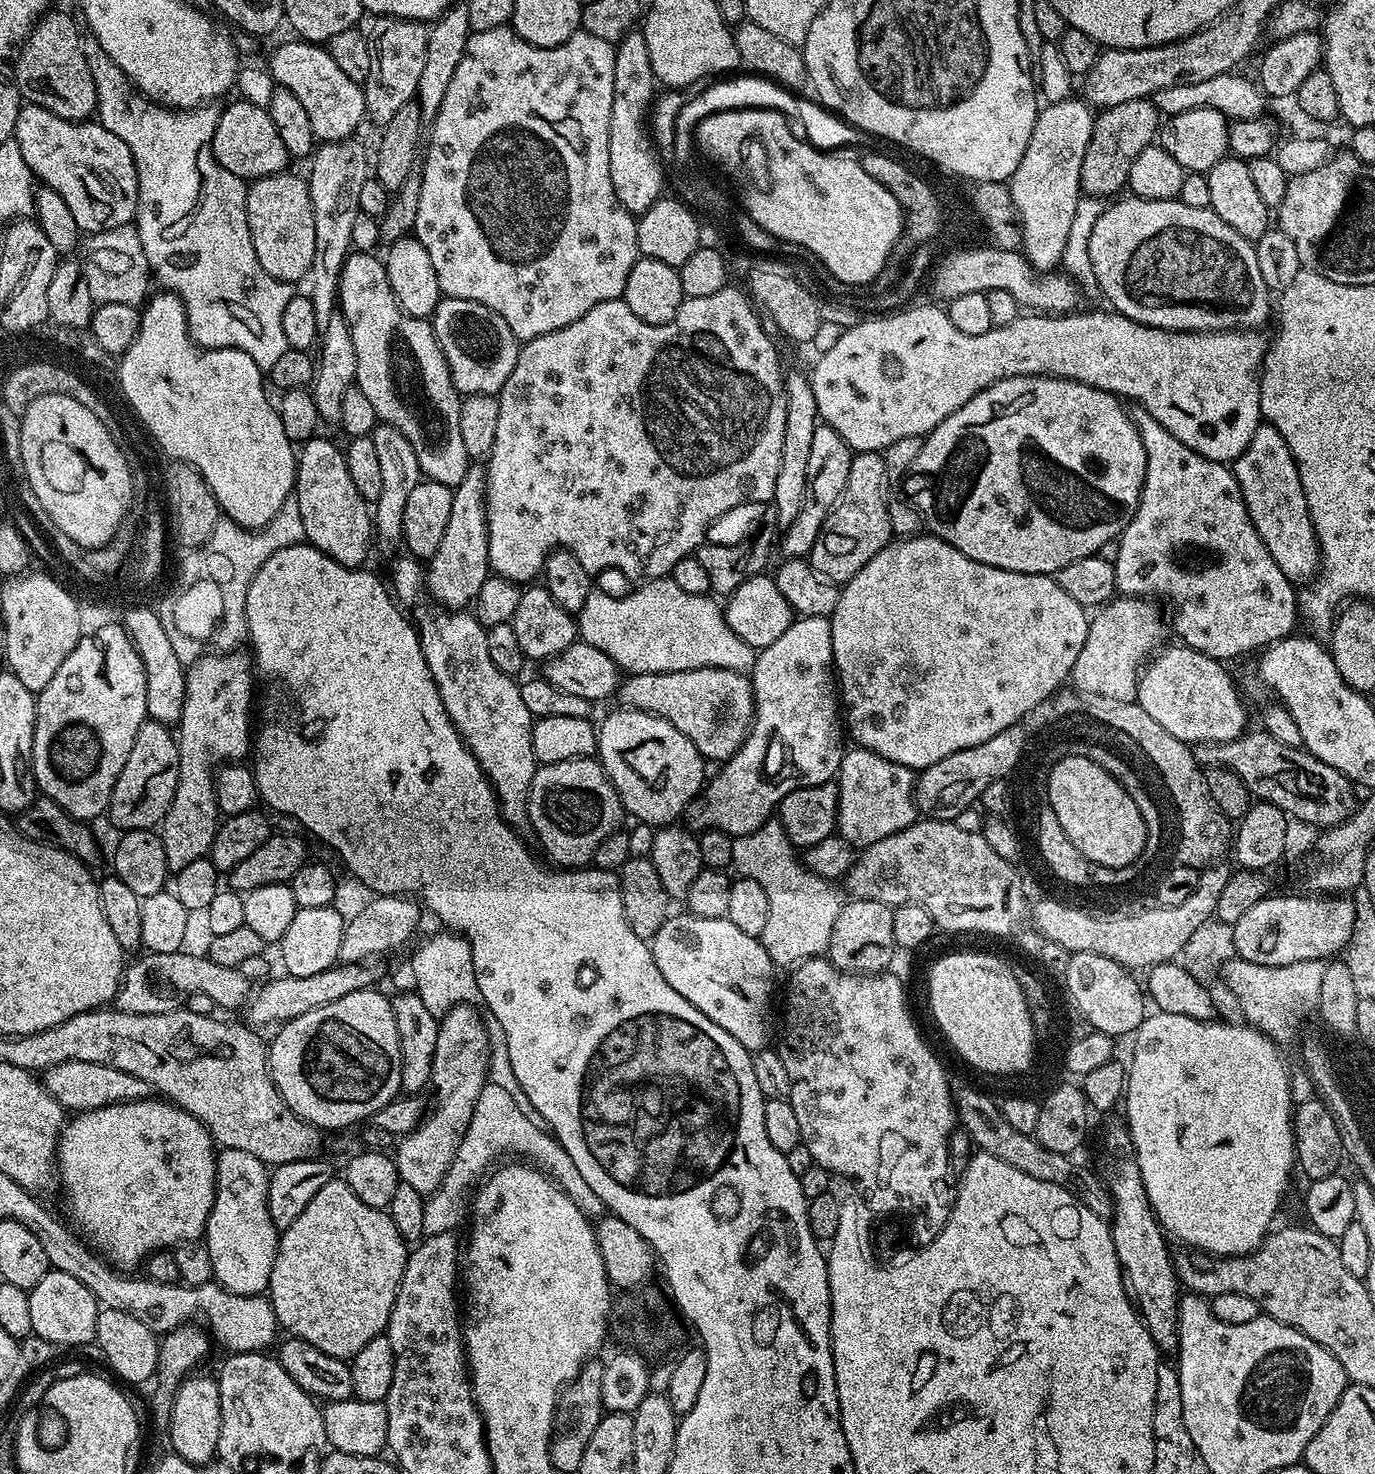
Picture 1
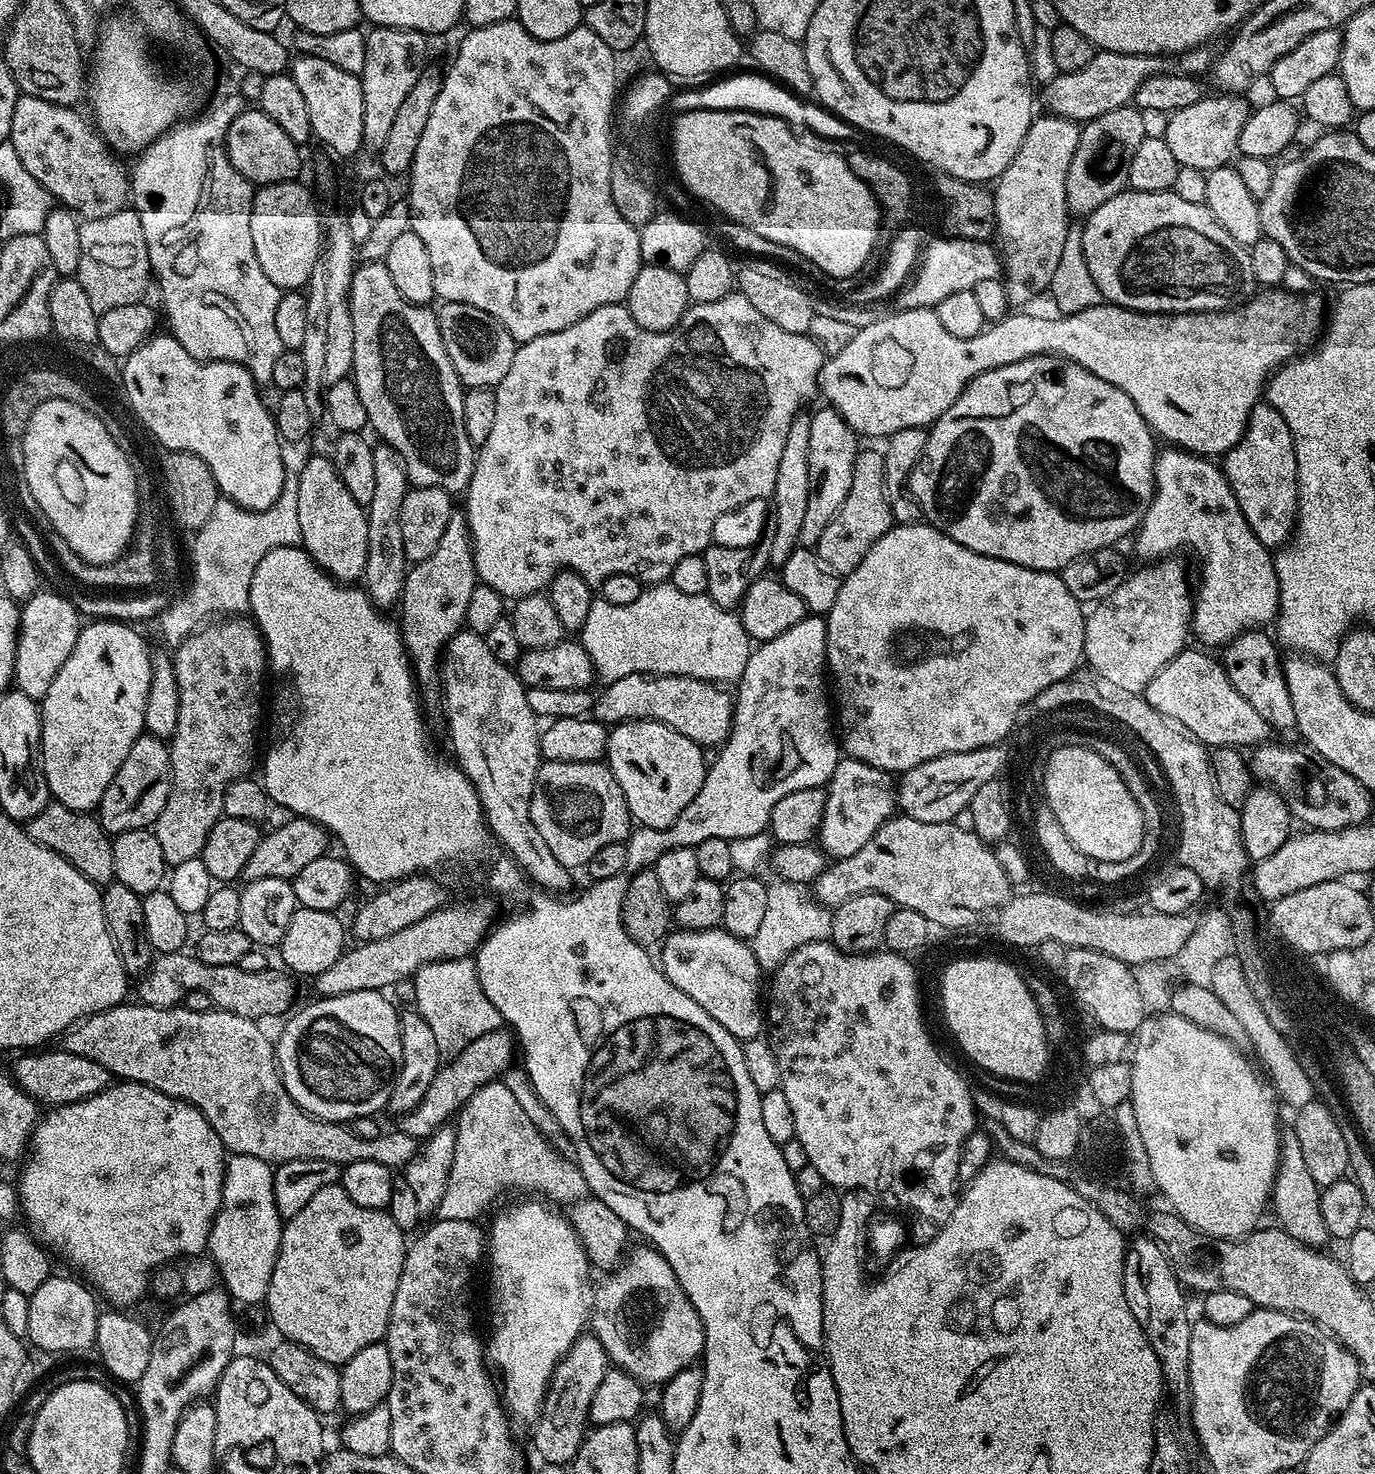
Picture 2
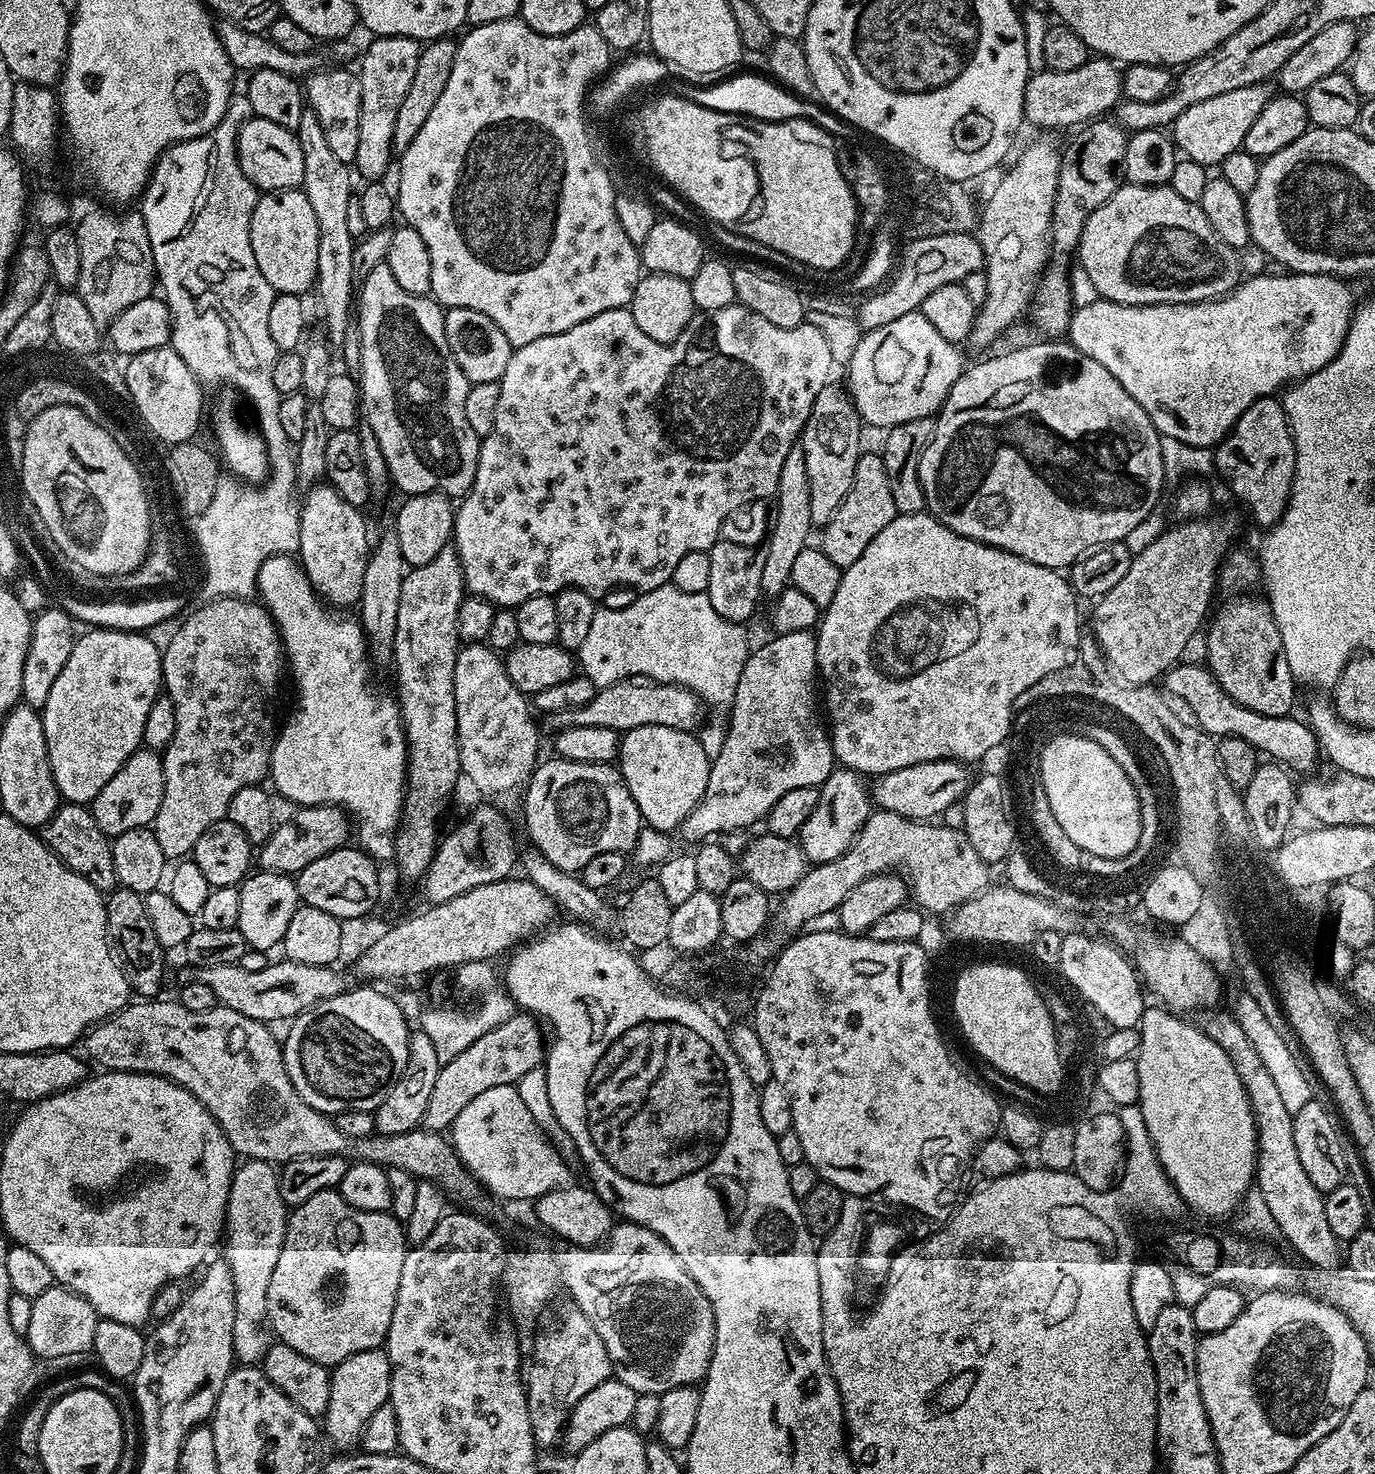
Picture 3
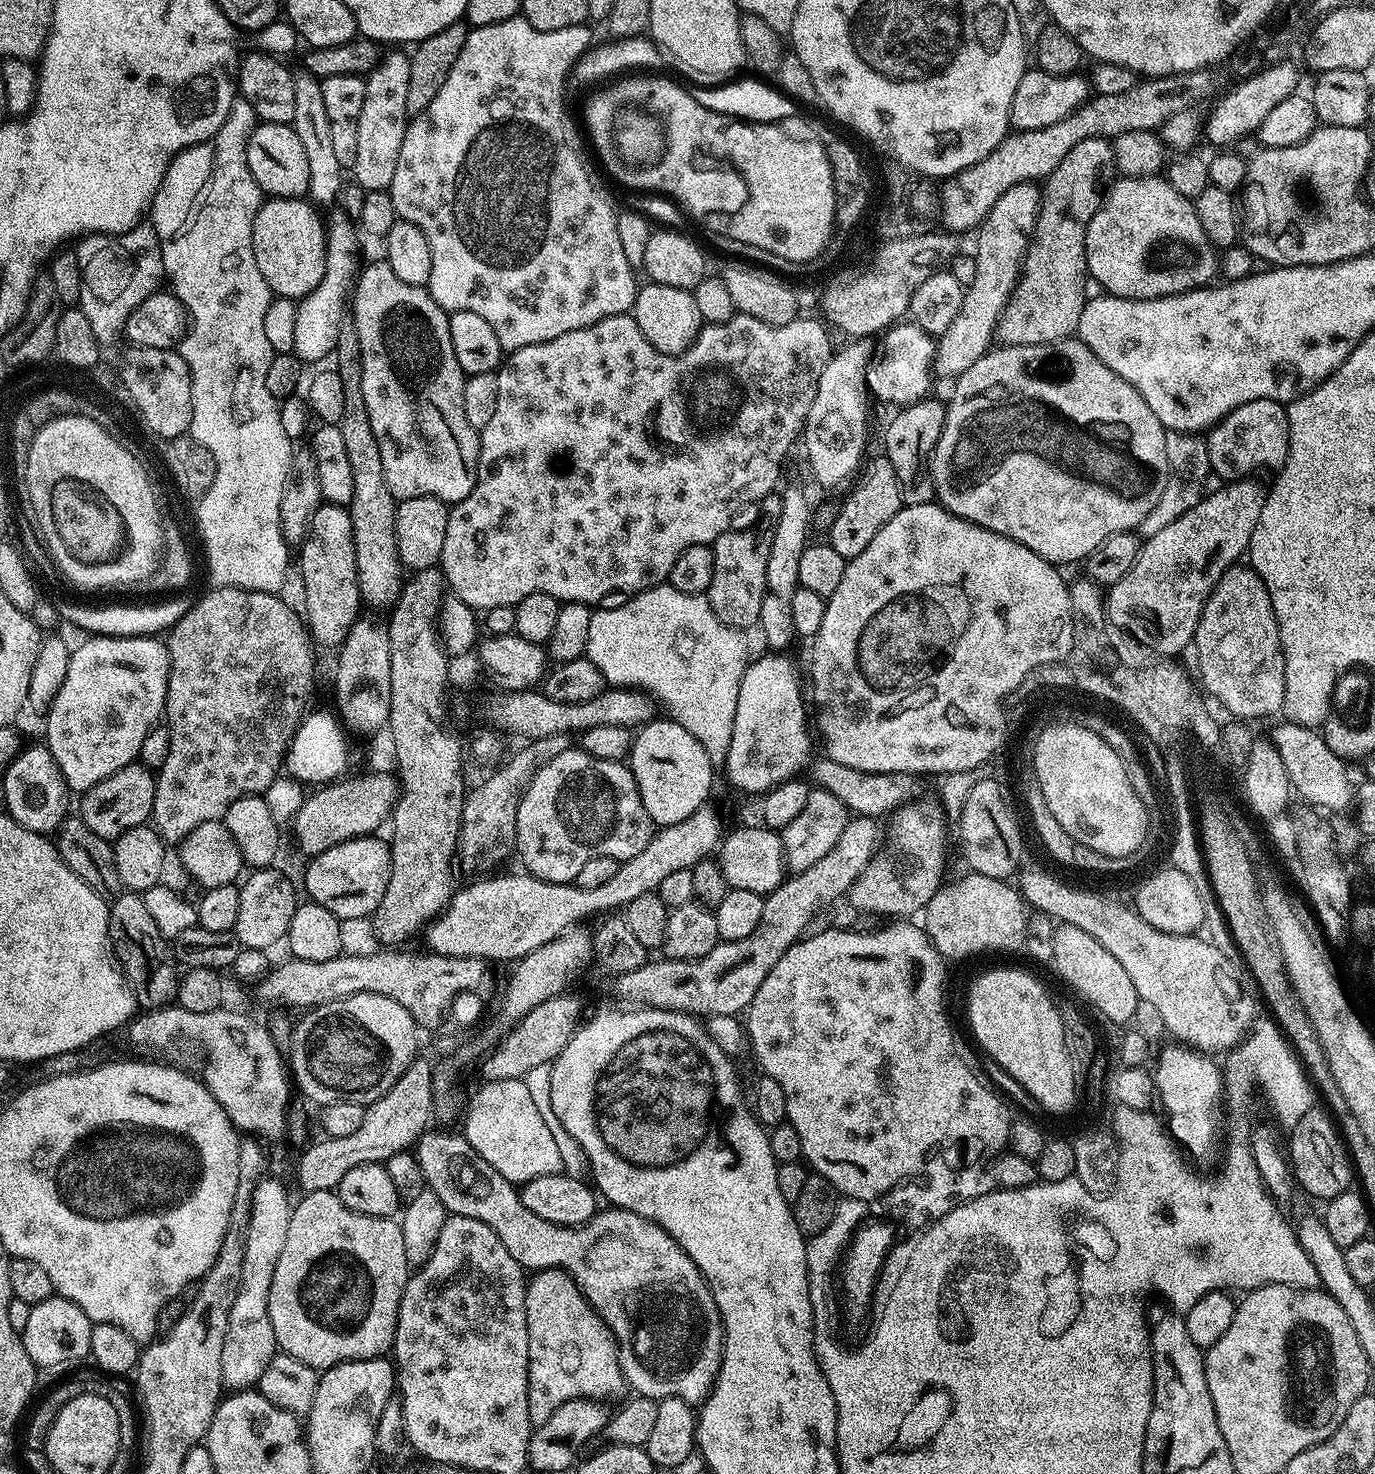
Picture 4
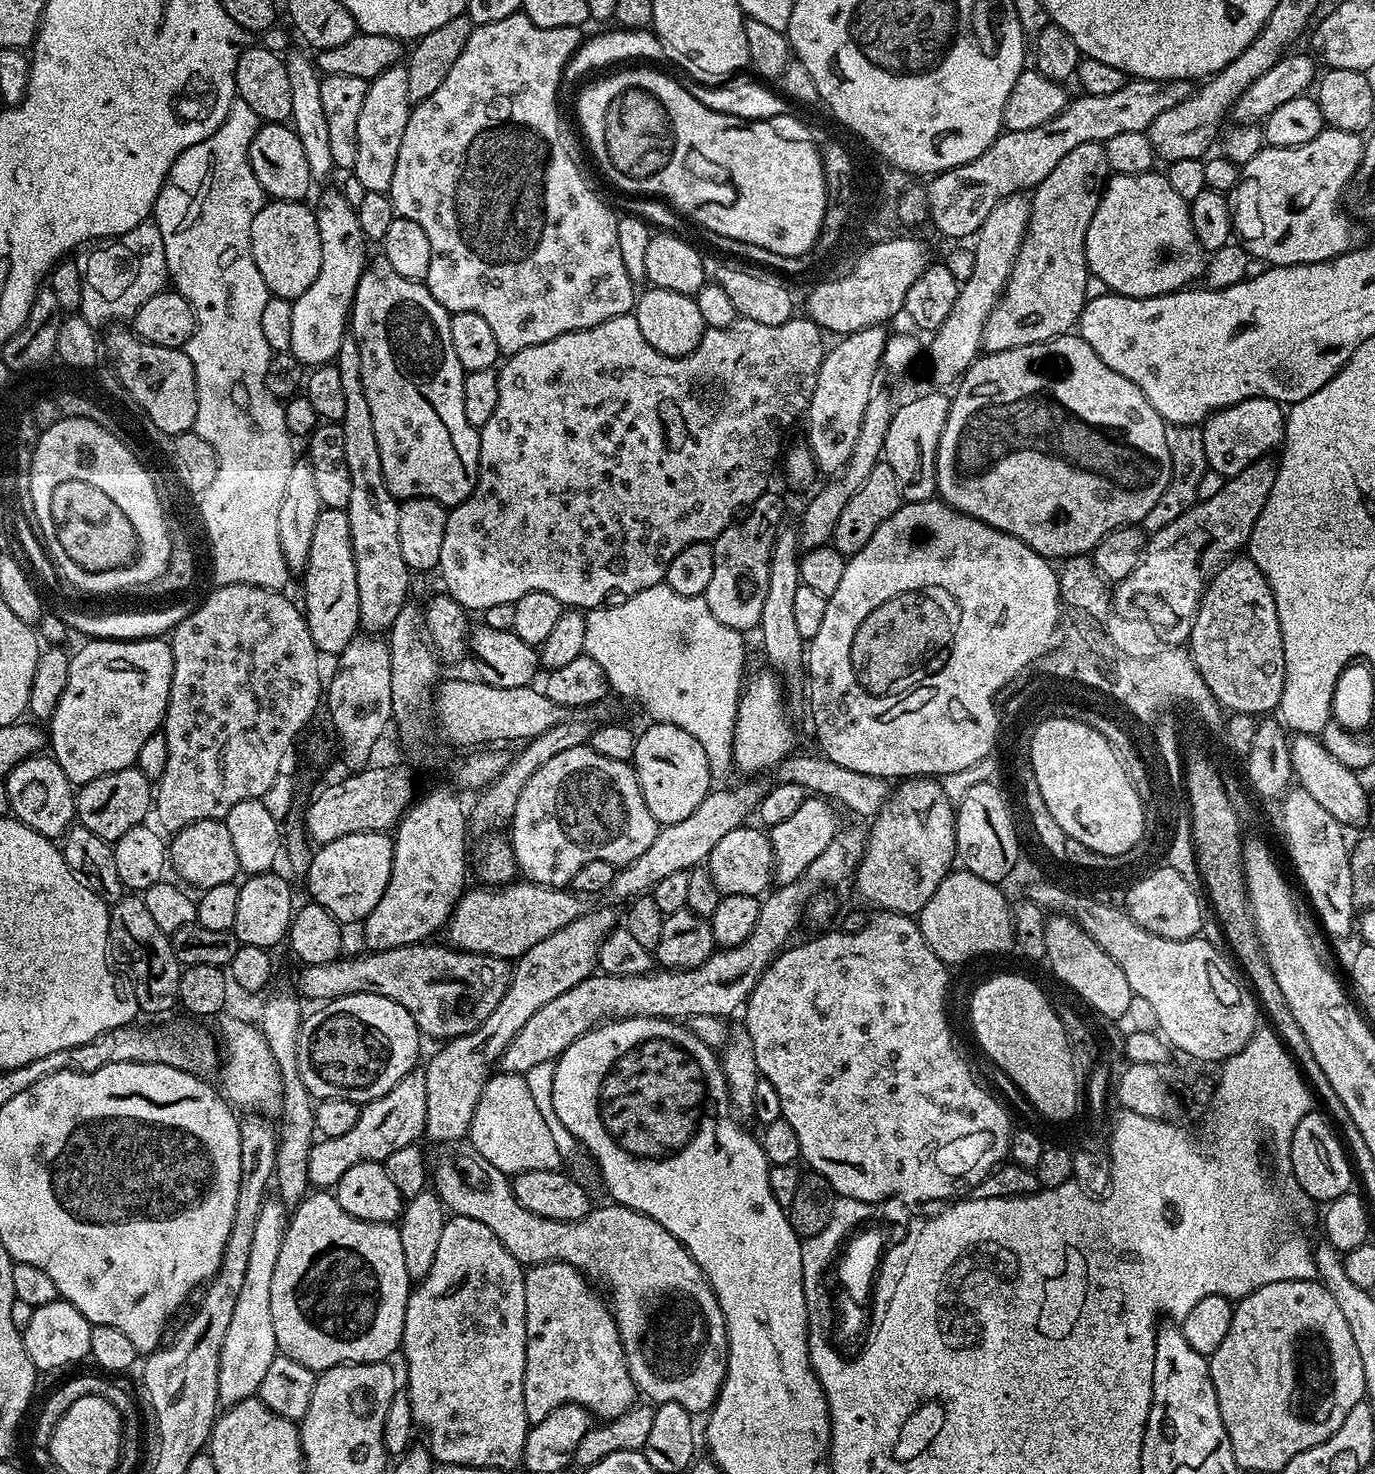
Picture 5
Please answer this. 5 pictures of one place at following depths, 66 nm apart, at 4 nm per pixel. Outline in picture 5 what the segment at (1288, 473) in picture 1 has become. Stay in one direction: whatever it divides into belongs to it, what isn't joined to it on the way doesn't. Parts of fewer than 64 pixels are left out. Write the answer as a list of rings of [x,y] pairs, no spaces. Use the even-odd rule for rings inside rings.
[[[1251,396],[1237,404],[1216,409],[1200,428],[1209,469],[1227,478],[1238,475],[1256,460],[1265,459],[1271,448],[1279,449],[1283,445],[1285,419],[1285,409],[1266,396]]]

